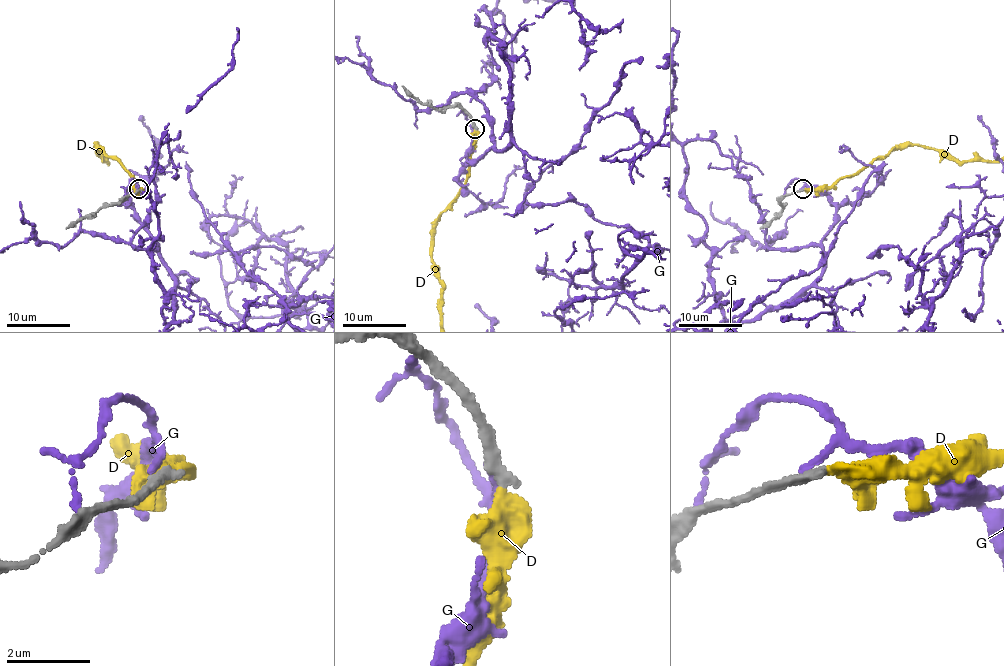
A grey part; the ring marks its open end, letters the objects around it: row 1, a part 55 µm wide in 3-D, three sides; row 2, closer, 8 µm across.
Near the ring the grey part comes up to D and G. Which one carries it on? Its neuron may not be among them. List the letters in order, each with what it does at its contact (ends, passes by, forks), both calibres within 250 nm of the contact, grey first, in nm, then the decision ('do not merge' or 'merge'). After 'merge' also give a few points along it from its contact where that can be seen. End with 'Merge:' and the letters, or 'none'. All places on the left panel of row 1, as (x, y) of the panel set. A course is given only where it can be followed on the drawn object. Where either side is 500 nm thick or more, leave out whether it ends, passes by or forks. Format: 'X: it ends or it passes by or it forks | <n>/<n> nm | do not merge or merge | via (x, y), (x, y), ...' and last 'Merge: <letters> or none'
D: it ends | 240/440 nm | merge
G: it ends | 280/150 nm | do not merge
Merge: D

